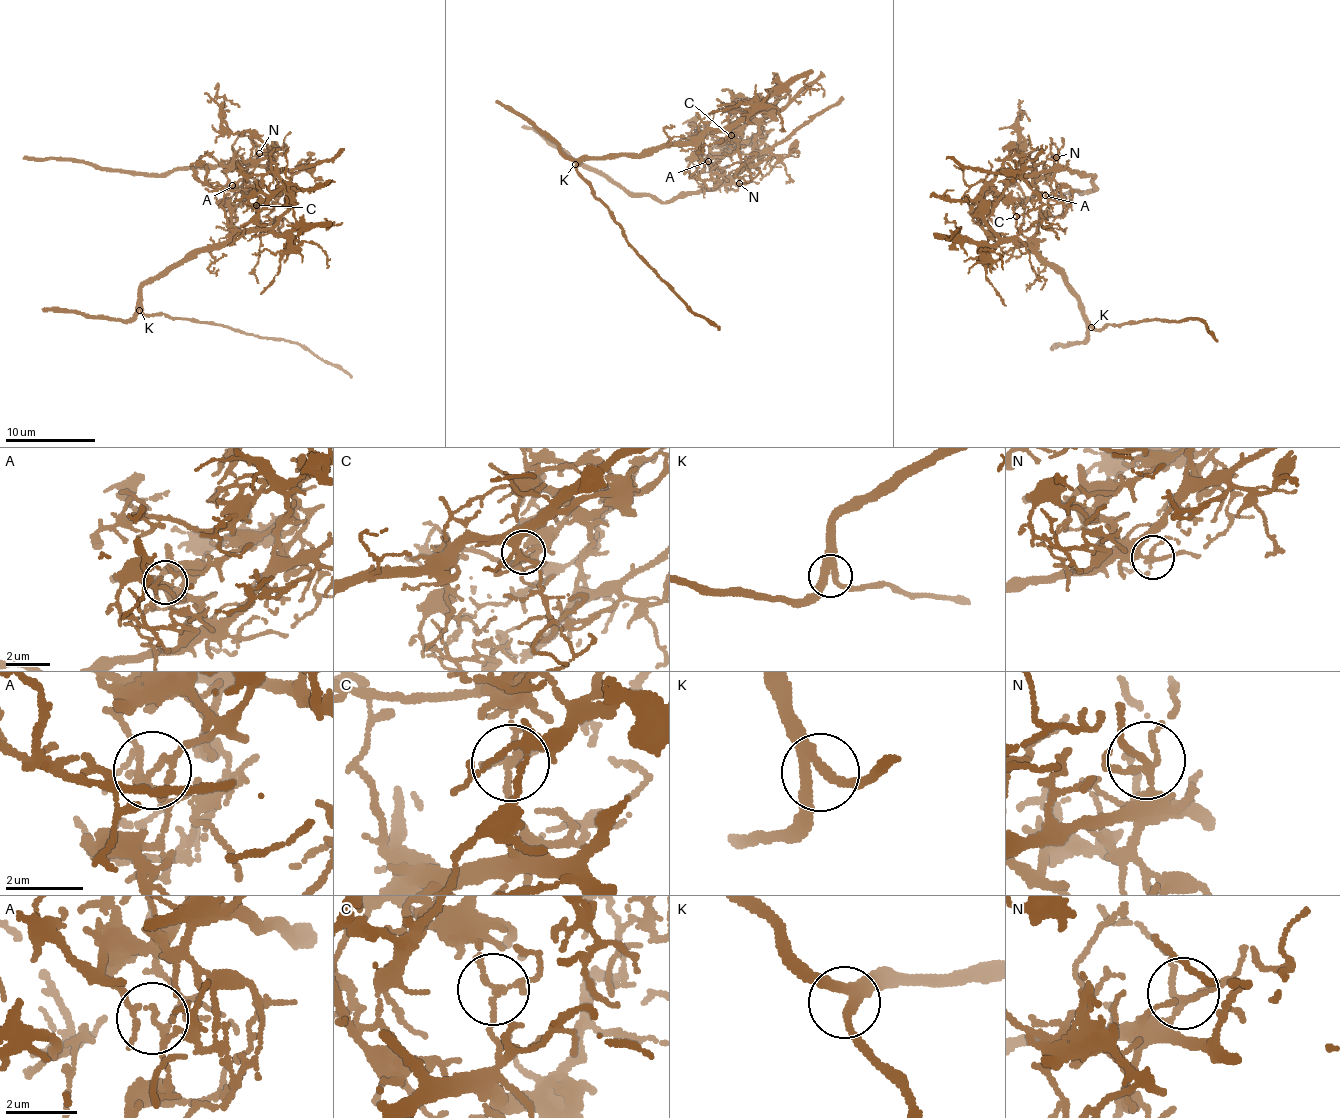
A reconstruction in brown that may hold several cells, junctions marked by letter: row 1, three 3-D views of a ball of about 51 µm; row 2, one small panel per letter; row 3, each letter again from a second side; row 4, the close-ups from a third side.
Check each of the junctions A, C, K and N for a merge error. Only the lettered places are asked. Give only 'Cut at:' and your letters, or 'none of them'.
Cut at: A, C

